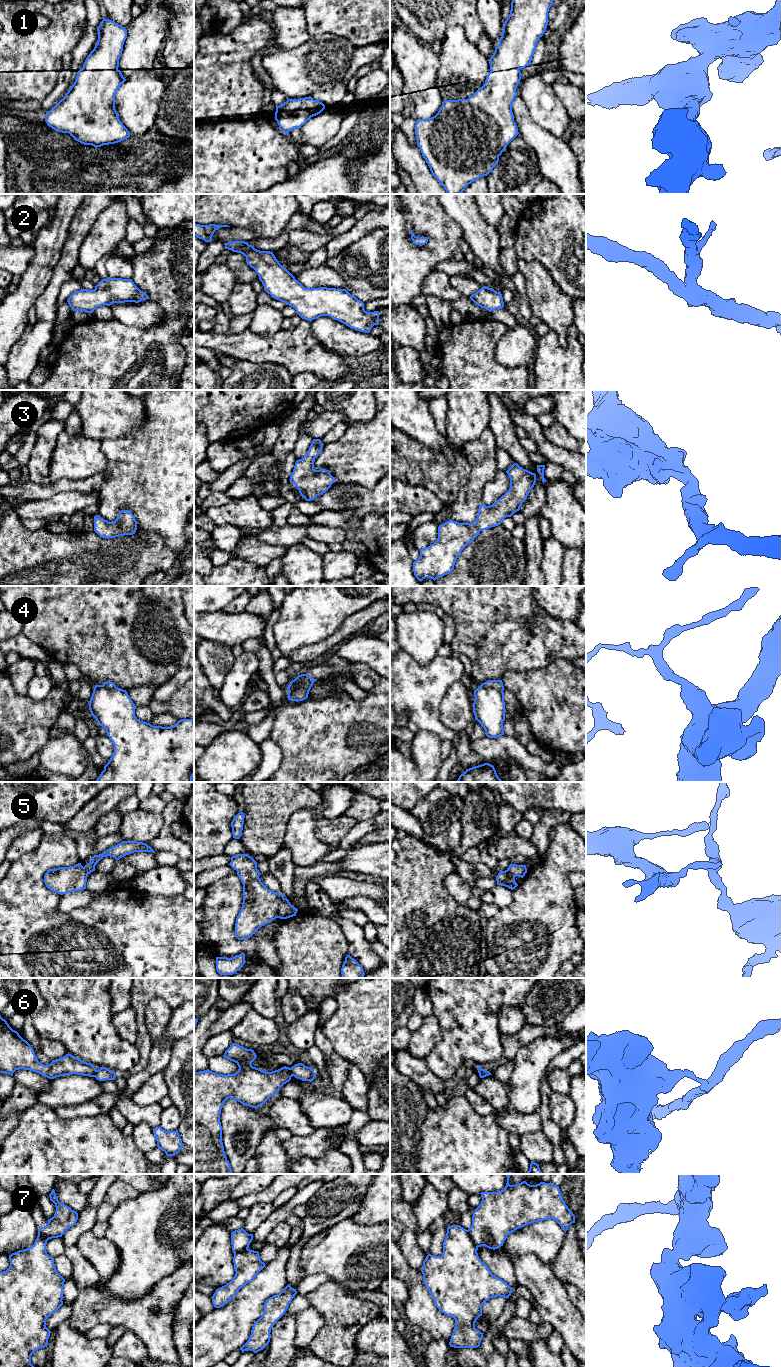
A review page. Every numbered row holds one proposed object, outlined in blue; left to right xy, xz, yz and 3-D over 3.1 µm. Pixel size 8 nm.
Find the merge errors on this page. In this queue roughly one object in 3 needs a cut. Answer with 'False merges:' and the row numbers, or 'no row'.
False merges: 4, 5, 6, 7

